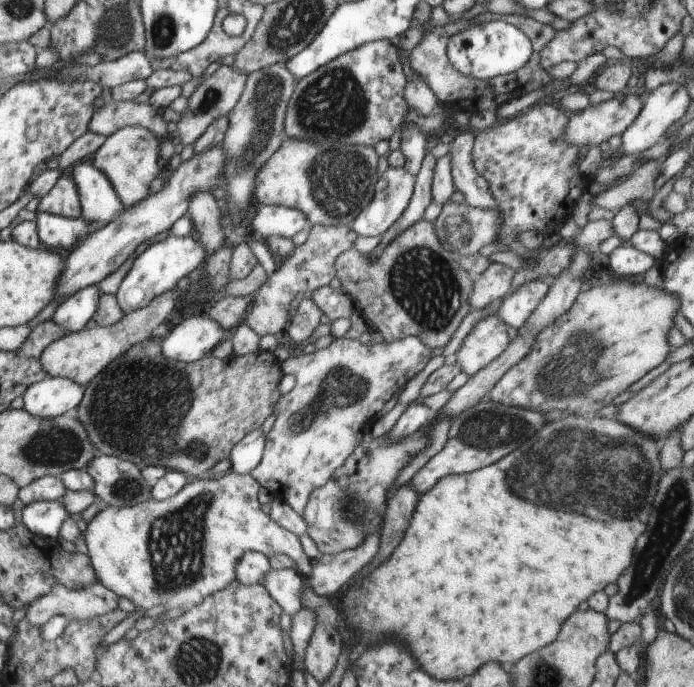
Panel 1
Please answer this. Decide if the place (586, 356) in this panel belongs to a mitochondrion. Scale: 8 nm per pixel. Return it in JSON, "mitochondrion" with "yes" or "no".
{"mitochondrion":"yes"}

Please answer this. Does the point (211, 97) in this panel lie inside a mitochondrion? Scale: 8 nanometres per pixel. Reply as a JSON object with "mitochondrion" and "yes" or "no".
{"mitochondrion":"yes"}

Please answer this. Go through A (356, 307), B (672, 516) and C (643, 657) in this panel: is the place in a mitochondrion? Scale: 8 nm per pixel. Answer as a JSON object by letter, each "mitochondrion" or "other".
{"A":"other","B":"mitochondrion","C":"other"}

